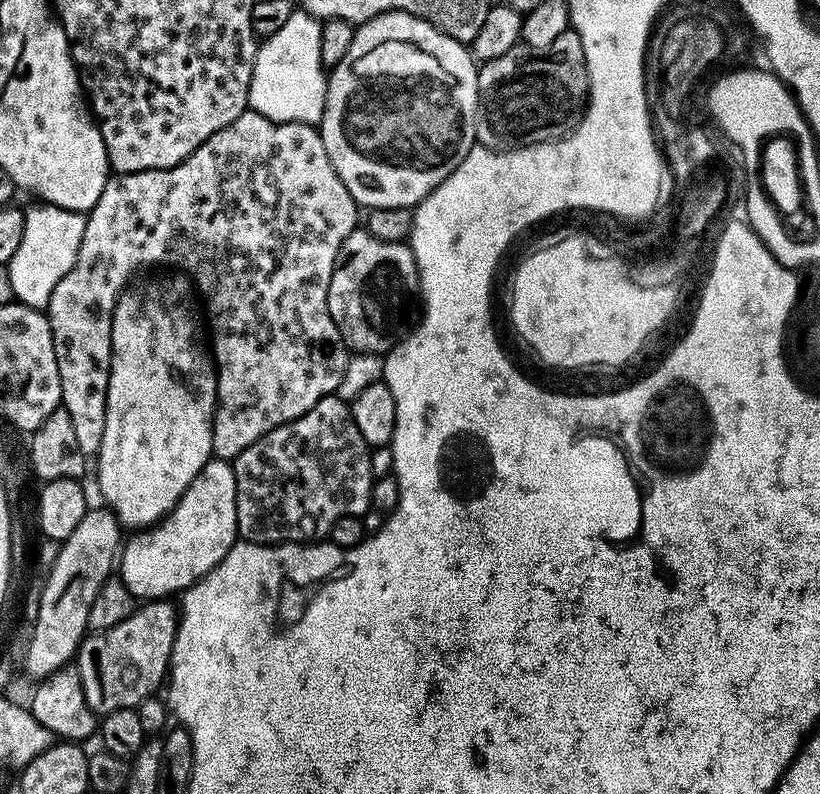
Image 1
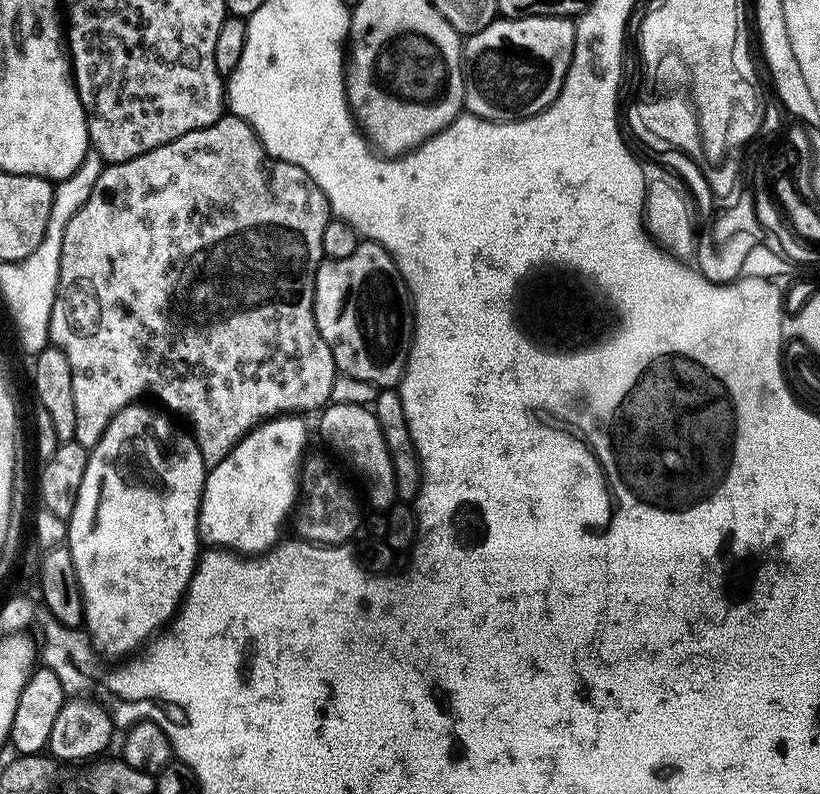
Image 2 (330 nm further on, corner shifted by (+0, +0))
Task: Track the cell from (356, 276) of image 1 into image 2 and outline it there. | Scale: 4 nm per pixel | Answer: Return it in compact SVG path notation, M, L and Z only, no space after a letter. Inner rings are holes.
M362 242L358 246L358 250L354 250L354 254L349 254L347 258L325 259L318 271L316 271L316 289L312 299L312 309L314 310L314 318L316 319L318 330L326 342L326 346L330 346L330 354L336 363L337 373L349 376L352 379L365 380L365 382L375 385L380 390L388 390L393 386L399 385L400 378L404 374L404 366L408 363L408 351L412 348L414 300L409 293L407 282L404 281L402 274L398 270L395 260L392 259L392 255L381 244Z

